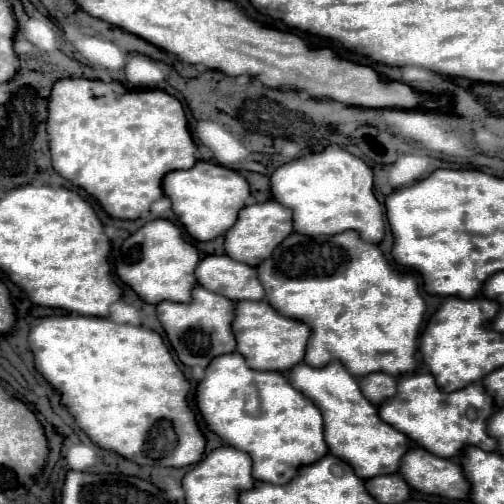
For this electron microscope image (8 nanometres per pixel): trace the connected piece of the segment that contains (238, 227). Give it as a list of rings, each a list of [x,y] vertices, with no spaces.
[[[264,201],[264,203],[252,203],[240,209],[236,223],[226,231],[224,239],[224,251],[232,259],[238,259],[250,267],[256,267],[262,263],[262,259],[270,257],[270,251],[286,239],[286,235],[292,233],[292,215],[288,207],[282,207],[278,201]]]

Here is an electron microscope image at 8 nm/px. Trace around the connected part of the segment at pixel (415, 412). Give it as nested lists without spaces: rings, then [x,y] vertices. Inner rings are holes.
[[[430,373],[424,375],[402,375],[398,379],[396,395],[382,401],[378,409],[378,417],[392,425],[396,431],[404,433],[408,439],[424,447],[426,451],[438,457],[458,457],[466,445],[476,445],[482,451],[494,451],[496,443],[486,435],[486,419],[494,411],[494,401],[486,395],[480,383],[472,383],[462,391],[444,393],[436,387],[434,377]],[[476,407],[478,417],[474,421],[466,419],[466,409]]]

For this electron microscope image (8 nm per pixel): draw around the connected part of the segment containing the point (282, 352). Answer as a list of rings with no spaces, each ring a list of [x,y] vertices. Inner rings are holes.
[[[236,301],[232,333],[236,339],[236,351],[246,359],[248,367],[256,371],[290,371],[294,363],[302,361],[306,339],[310,337],[308,327],[278,315],[266,301]]]

